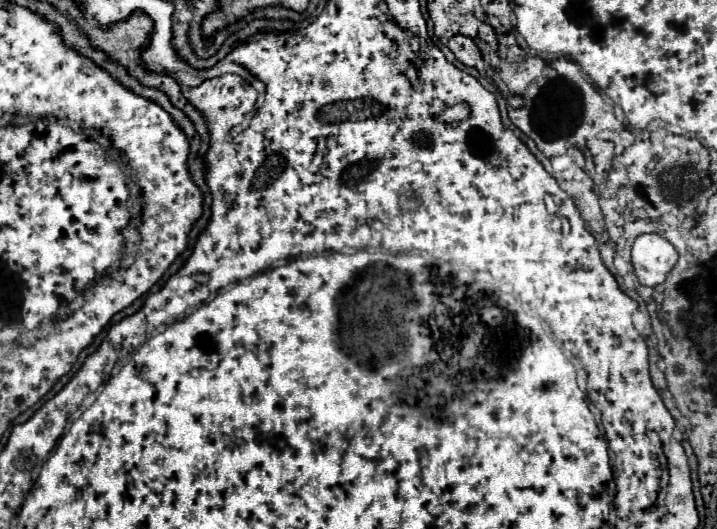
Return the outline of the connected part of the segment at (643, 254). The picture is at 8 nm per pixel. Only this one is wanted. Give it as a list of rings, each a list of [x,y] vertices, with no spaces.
[[[642,234],[632,244],[634,272],[644,286],[658,286],[678,262],[674,246],[658,234]]]

